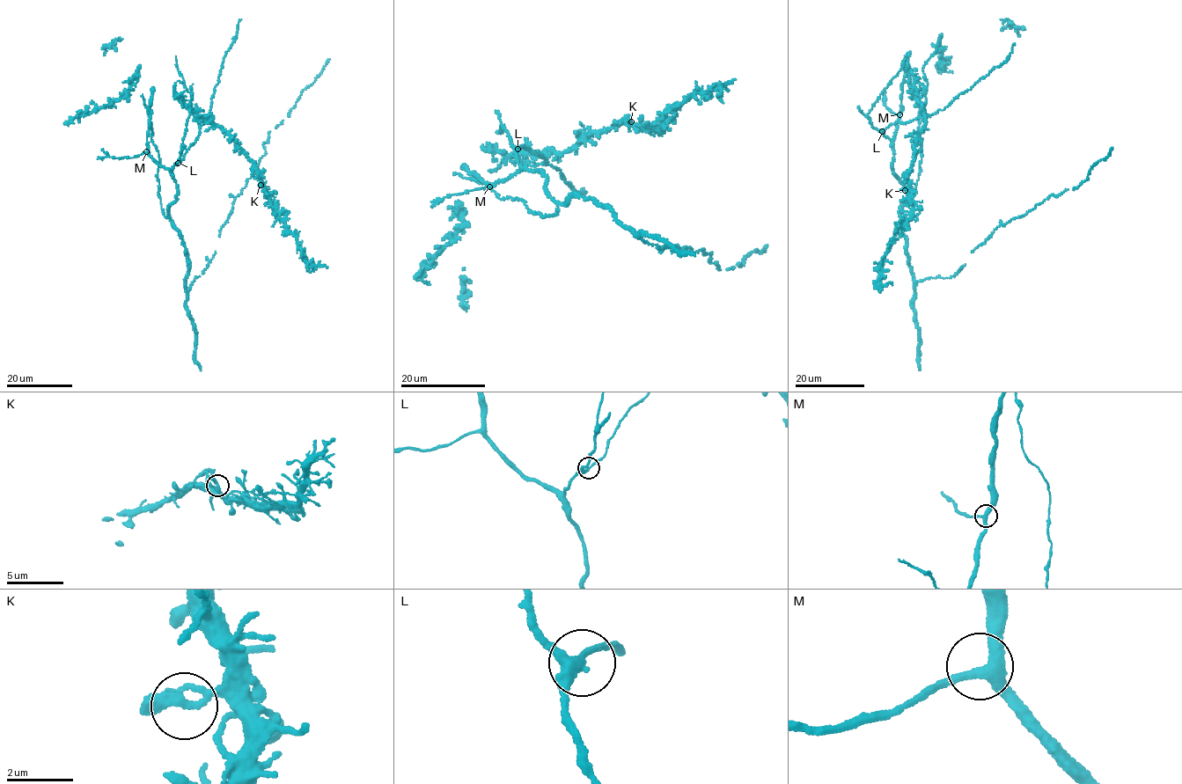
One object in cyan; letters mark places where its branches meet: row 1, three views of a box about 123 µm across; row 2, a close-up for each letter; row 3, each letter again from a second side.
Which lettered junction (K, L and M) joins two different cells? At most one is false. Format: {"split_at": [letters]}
{"split_at": []}

